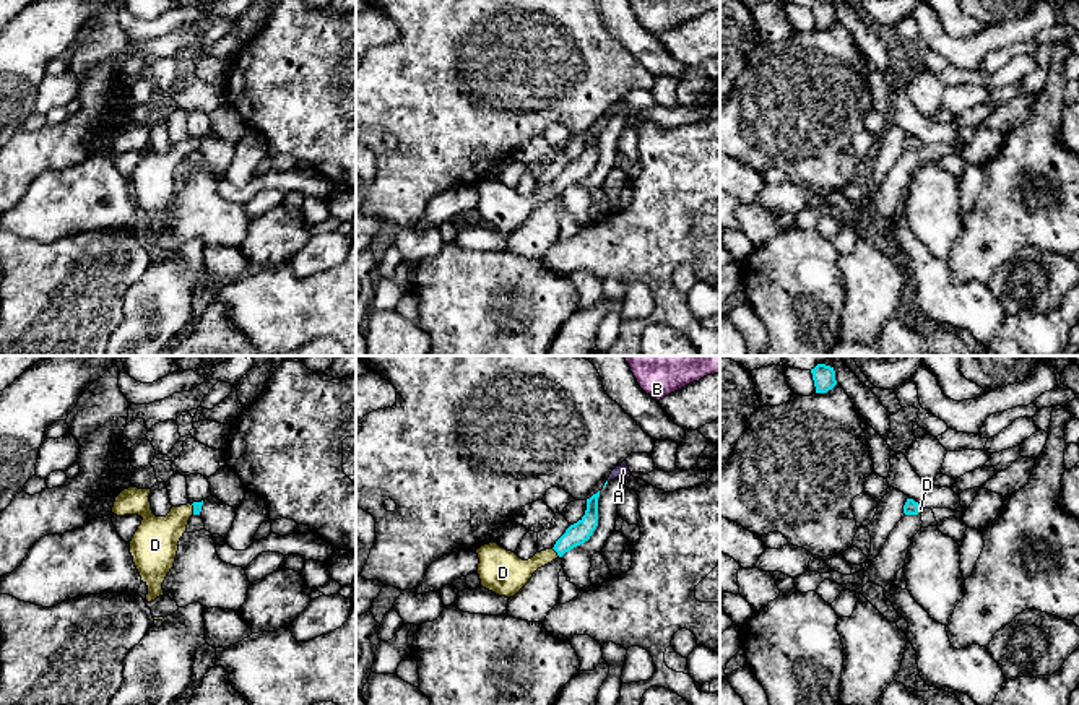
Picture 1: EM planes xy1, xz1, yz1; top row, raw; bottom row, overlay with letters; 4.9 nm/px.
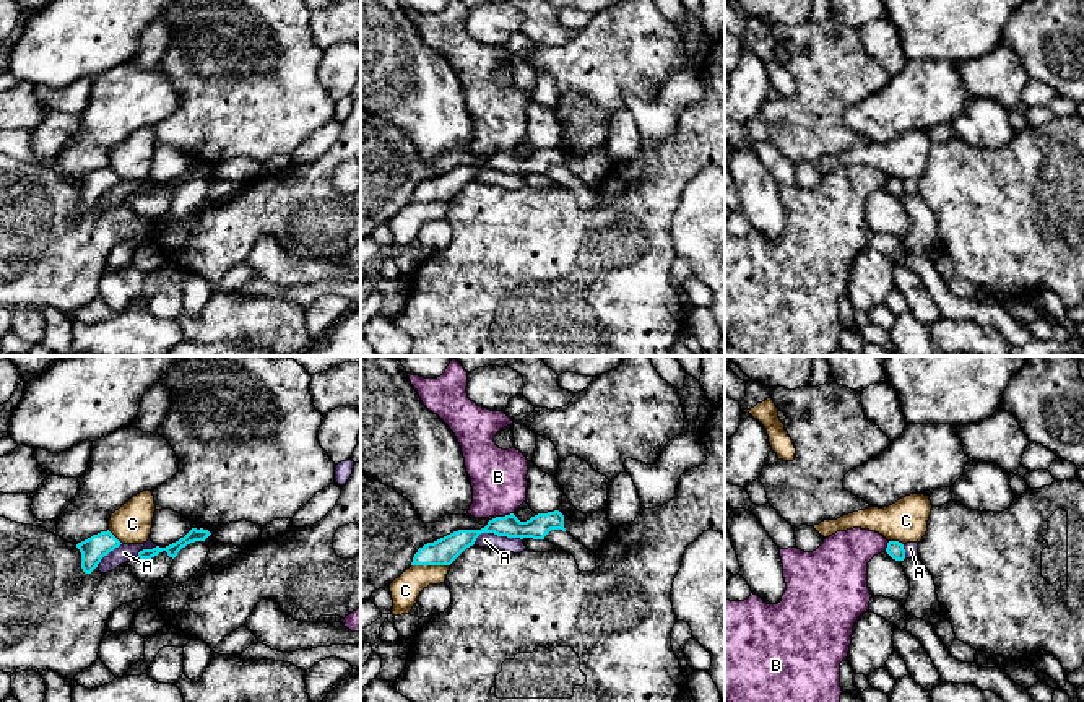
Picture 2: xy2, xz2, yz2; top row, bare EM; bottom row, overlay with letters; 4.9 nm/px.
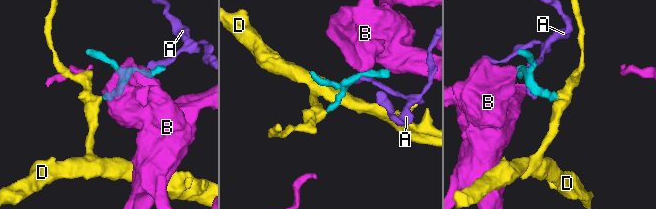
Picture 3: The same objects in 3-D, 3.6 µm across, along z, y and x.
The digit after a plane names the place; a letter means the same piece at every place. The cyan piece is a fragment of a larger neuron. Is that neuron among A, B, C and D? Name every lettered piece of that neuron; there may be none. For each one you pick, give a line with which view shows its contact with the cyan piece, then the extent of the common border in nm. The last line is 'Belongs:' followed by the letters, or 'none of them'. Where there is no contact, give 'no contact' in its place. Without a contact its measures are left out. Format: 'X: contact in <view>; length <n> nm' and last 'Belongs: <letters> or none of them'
D: contact in xz1; length 60 nm
Belongs: D

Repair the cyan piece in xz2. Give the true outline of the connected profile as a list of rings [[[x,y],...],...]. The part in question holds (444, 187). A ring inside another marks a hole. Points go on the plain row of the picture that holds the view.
[[[559,146],[538,150],[520,158],[514,150],[496,153],[481,166],[458,166],[418,185],[411,202],[450,202],[466,184],[473,182],[481,169],[494,169],[507,174],[544,176],[551,166],[564,164],[564,151]]]

